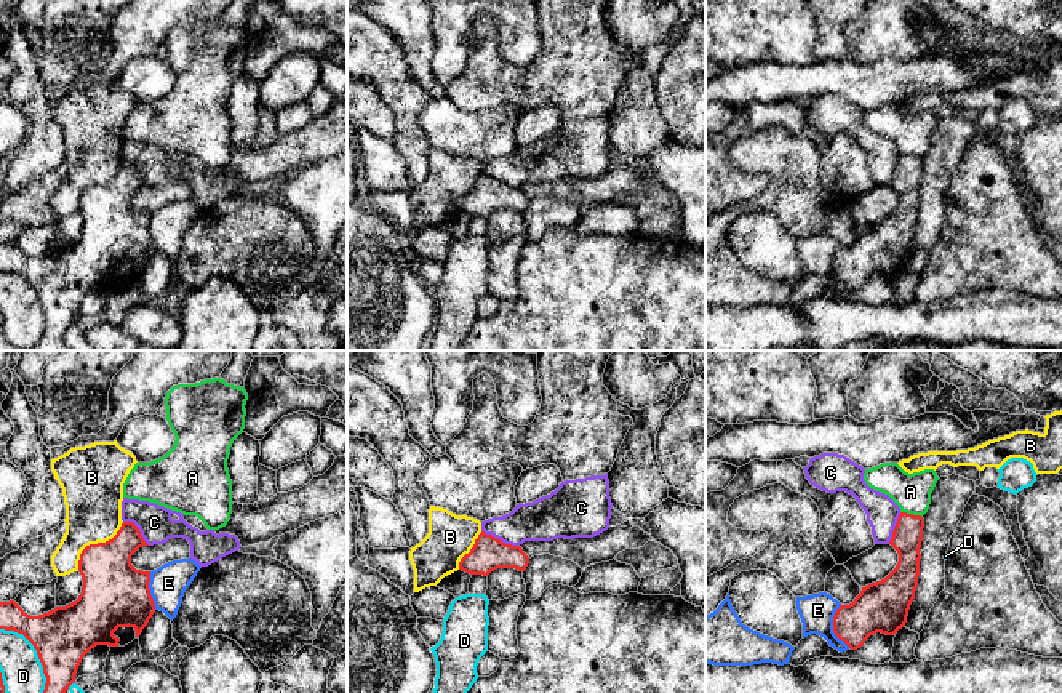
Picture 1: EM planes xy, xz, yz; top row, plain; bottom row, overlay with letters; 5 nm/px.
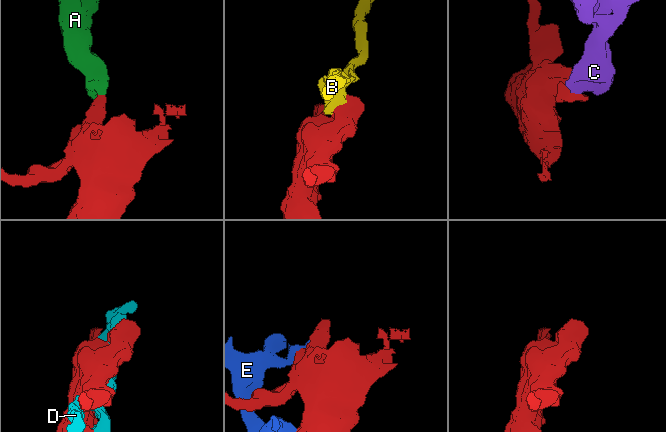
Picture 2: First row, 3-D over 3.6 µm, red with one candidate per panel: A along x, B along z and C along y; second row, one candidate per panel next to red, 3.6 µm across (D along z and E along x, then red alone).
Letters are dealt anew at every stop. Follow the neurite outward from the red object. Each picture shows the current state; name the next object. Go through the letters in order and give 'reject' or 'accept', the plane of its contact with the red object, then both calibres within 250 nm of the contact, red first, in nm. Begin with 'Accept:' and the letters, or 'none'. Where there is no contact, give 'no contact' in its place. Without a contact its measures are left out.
Accept: none
A: reject; contact in yz; calibres 150 and 190 nm
B: reject; contact in xy; calibres 320 and 300 nm
C: reject; contact in xz; calibres 170 and 220 nm
D: reject; contact in xy; calibres 280 and 220 nm
E: reject; contact in yz; calibres 240 and 170 nm

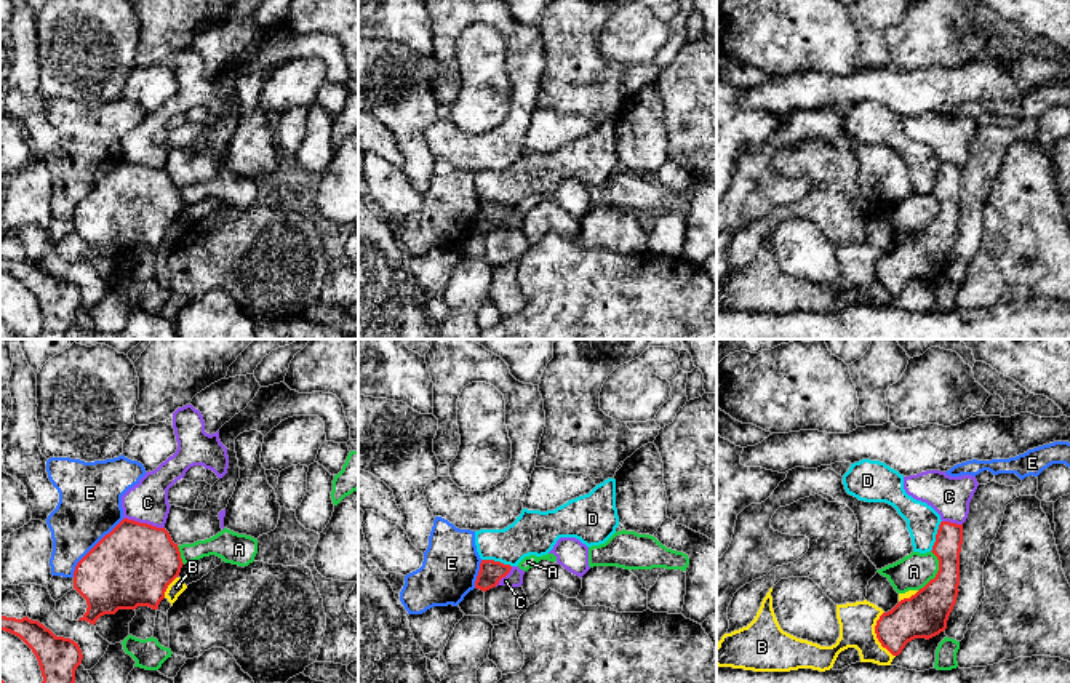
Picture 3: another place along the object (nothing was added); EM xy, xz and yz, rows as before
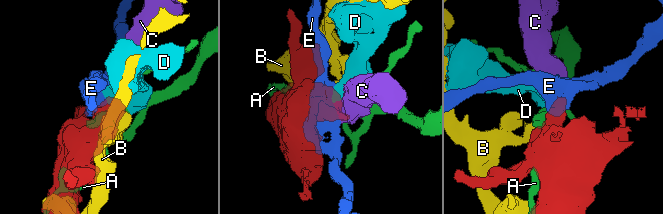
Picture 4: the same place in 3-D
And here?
Accept: none
A: reject; contact in yz; calibres 240 and 180 nm
B: reject; contact in yz; calibres 220 and 180 nm
C: reject; contact in xy; calibres 400 and 200 nm
D: reject; contact in yz; calibres 140 and 160 nm
E: reject; contact in xy; calibres 400 and 320 nm

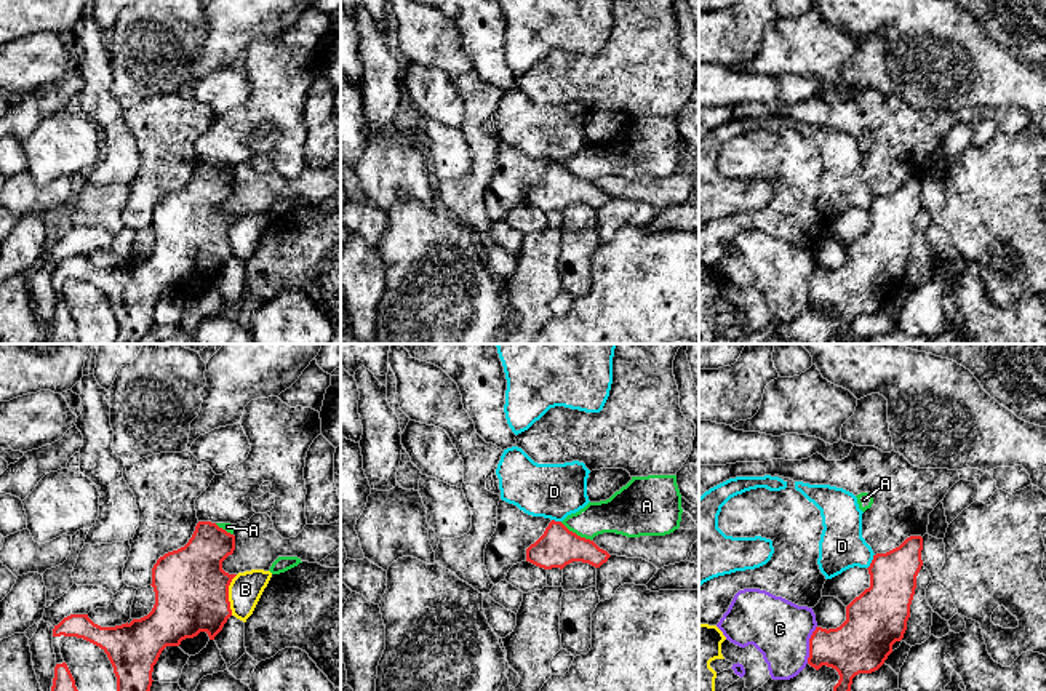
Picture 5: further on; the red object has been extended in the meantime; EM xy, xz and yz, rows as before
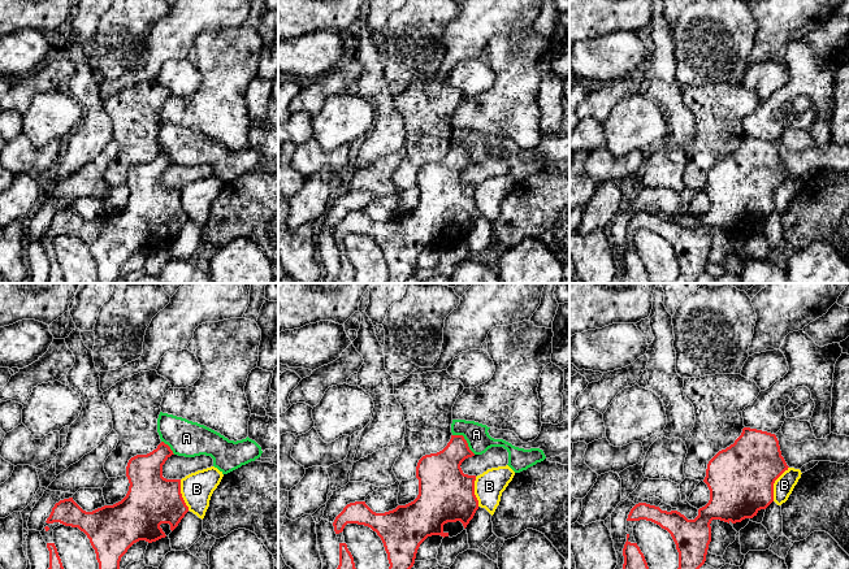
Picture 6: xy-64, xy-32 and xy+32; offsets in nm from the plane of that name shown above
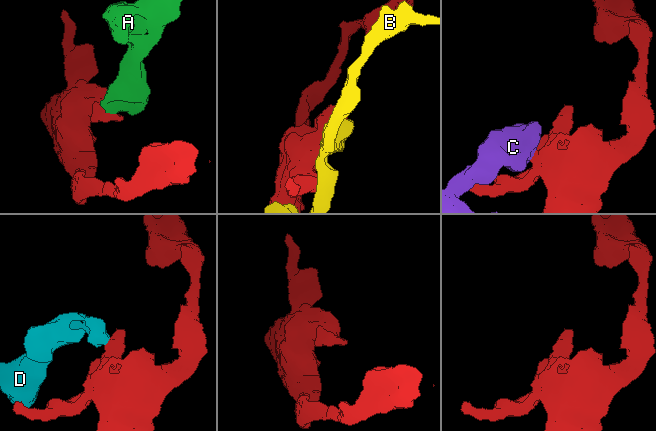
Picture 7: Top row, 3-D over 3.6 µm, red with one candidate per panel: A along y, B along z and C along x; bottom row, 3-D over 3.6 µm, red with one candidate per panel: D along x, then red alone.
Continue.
Accept: none
A: reject; contact in xz; calibres 200 and 200 nm
B: reject; contact in xy; calibres 380 and 160 nm
C: reject; contact in yz; calibres 280 and 300 nm
D: reject; contact in yz; calibres 260 and 220 nm

